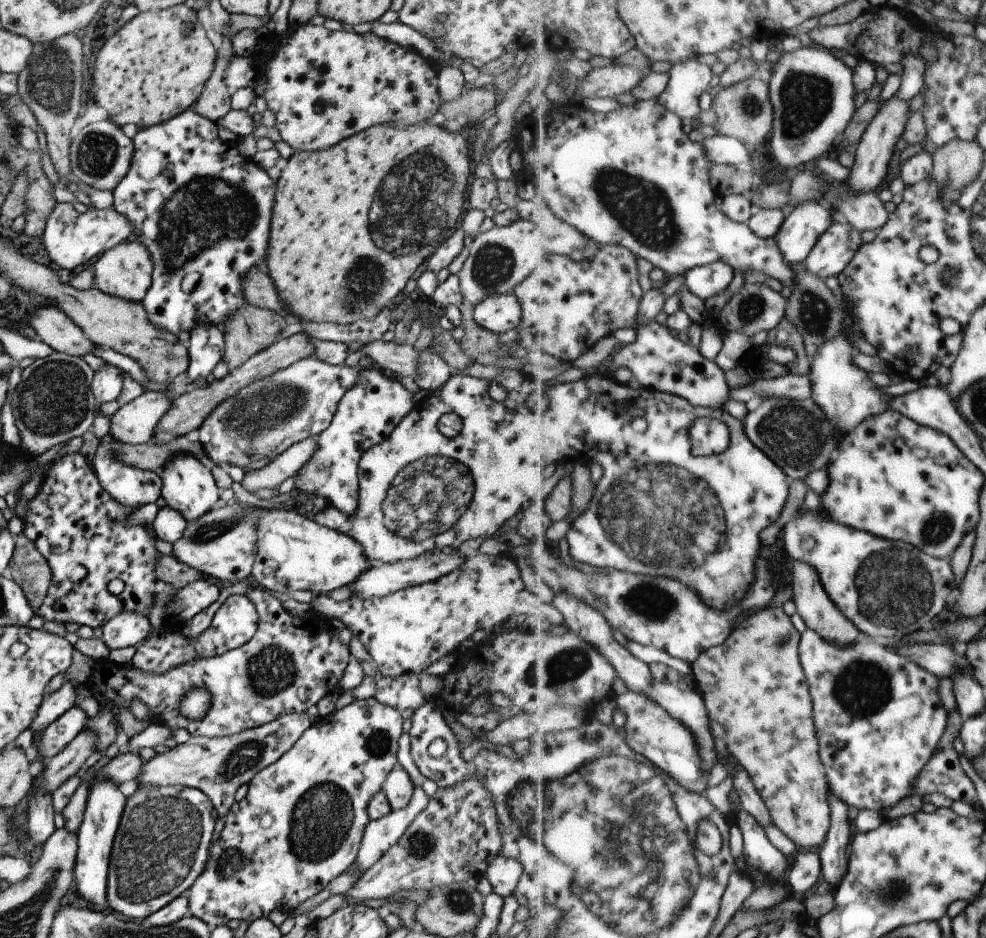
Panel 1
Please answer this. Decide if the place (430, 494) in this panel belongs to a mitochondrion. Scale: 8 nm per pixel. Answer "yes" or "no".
yes

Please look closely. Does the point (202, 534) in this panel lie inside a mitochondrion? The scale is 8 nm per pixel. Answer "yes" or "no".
yes

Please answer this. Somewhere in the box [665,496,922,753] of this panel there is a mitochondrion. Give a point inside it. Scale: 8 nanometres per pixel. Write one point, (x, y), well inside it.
(866, 687)

